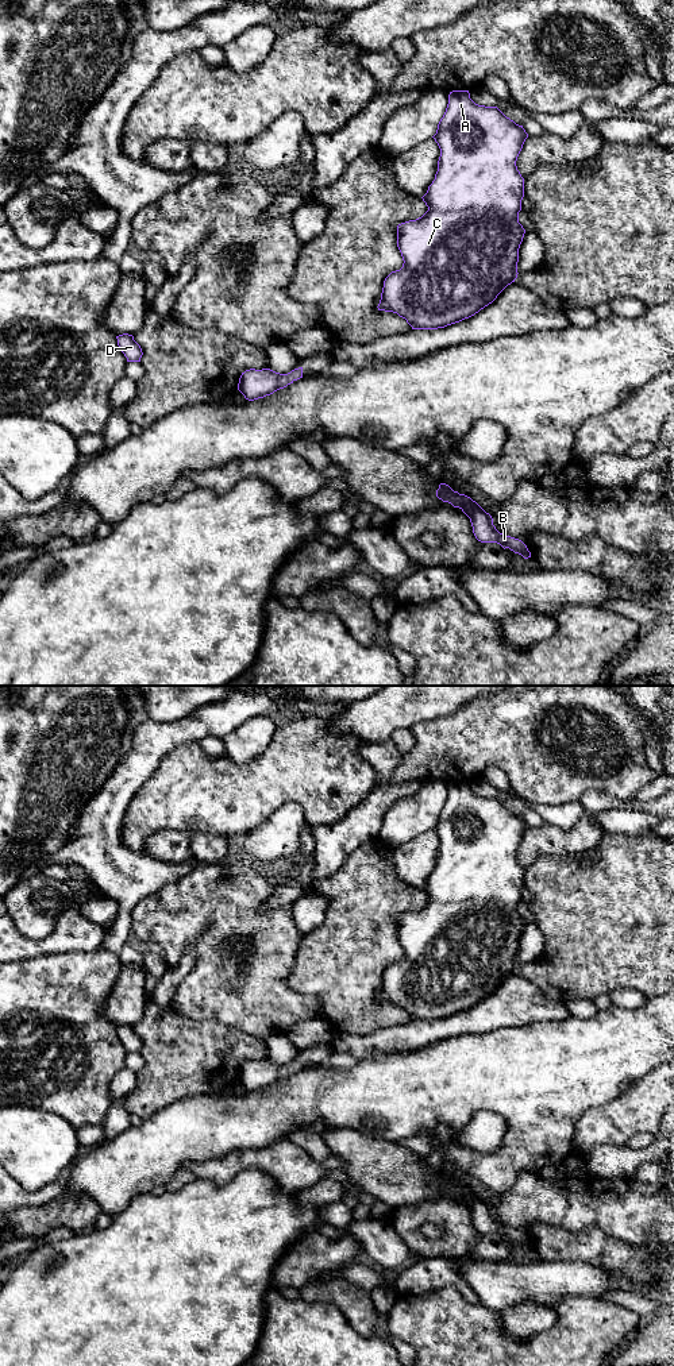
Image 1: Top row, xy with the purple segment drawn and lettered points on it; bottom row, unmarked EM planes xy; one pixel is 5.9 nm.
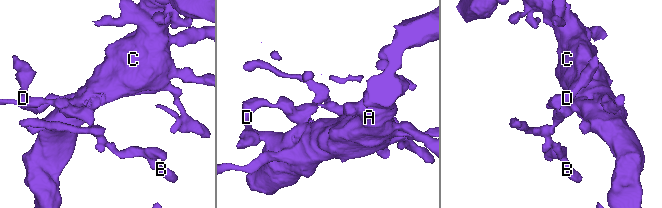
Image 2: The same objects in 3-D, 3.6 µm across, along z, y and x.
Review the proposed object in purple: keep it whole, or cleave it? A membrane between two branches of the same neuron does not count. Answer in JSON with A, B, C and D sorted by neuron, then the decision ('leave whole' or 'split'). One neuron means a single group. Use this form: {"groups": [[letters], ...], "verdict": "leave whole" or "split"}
{"groups": [["A", "B", "C", "D"]], "verdict": "leave whole"}

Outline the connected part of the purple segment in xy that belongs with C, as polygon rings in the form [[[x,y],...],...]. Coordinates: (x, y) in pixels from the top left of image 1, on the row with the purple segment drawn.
[[[452,90],[443,117],[432,136],[440,148],[435,180],[421,197],[428,211],[416,220],[397,225],[397,247],[403,267],[384,281],[378,310],[405,319],[412,329],[438,329],[459,323],[492,304],[517,278],[519,248],[525,229],[519,223],[524,178],[516,161],[528,134],[497,107],[478,105],[469,90]]]

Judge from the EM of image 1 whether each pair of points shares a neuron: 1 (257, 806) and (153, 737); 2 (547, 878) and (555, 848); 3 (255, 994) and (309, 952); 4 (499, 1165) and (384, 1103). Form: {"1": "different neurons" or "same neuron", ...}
{"1": "different neurons", "2": "different neurons", "3": "different neurons", "4": "same neuron"}

